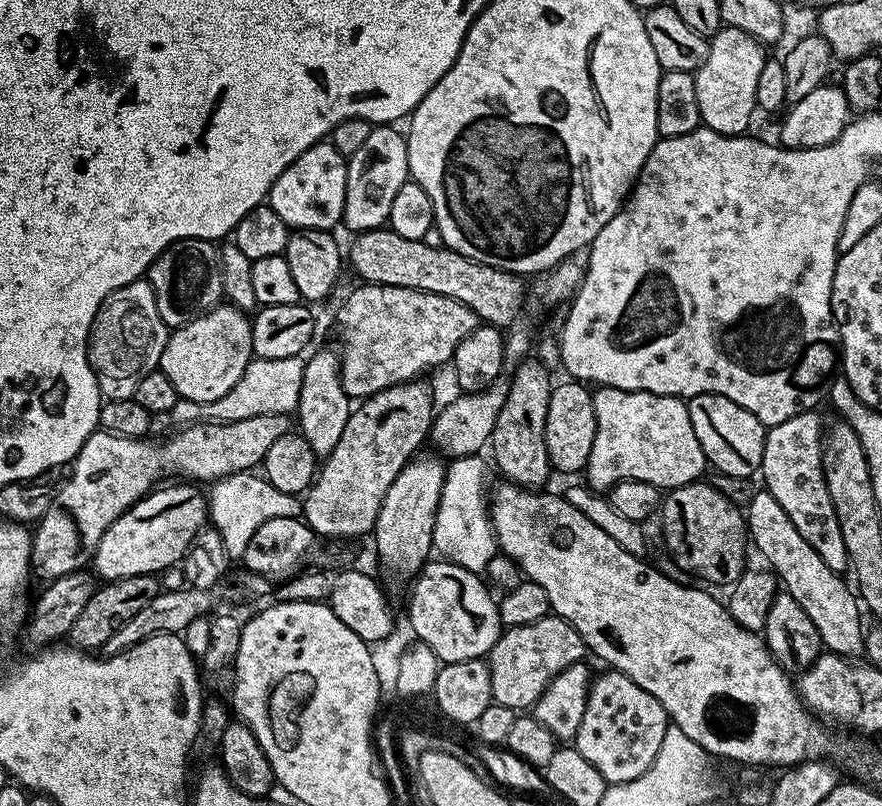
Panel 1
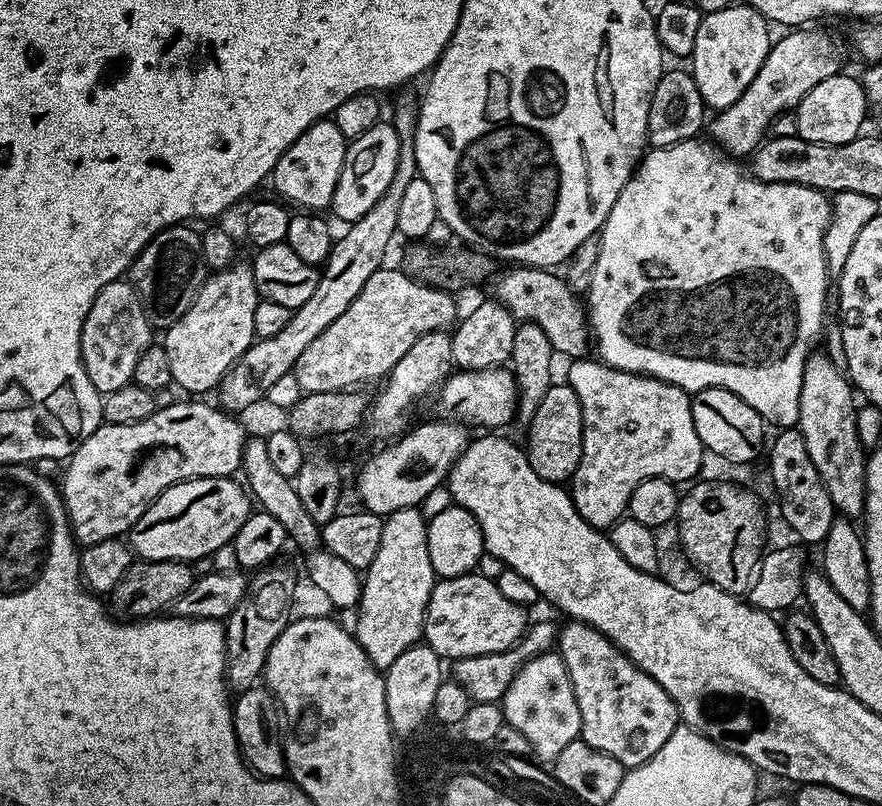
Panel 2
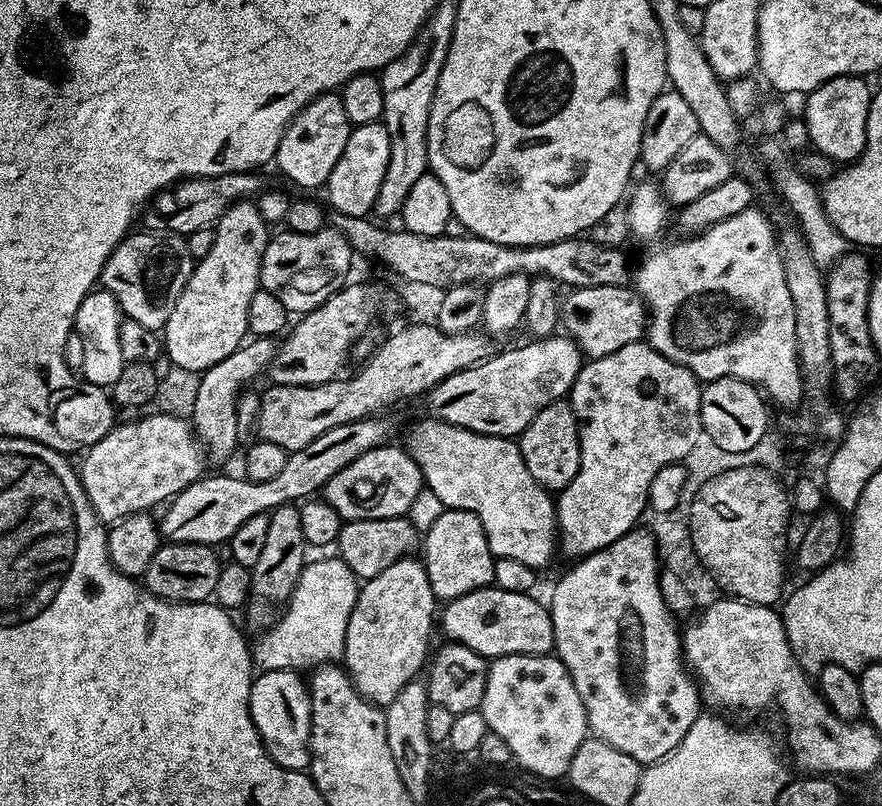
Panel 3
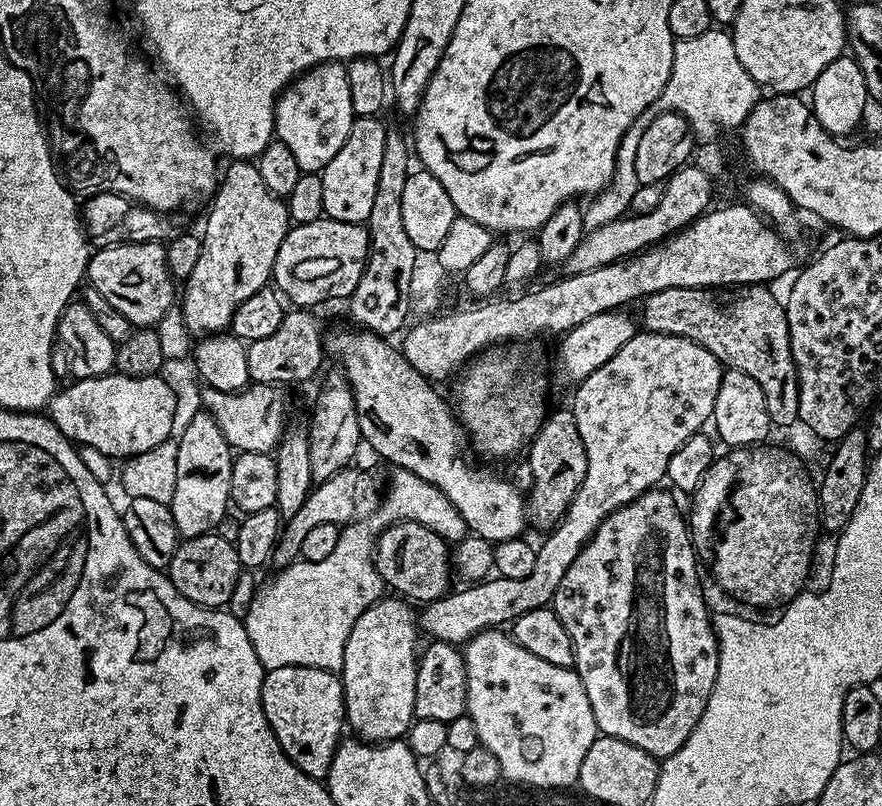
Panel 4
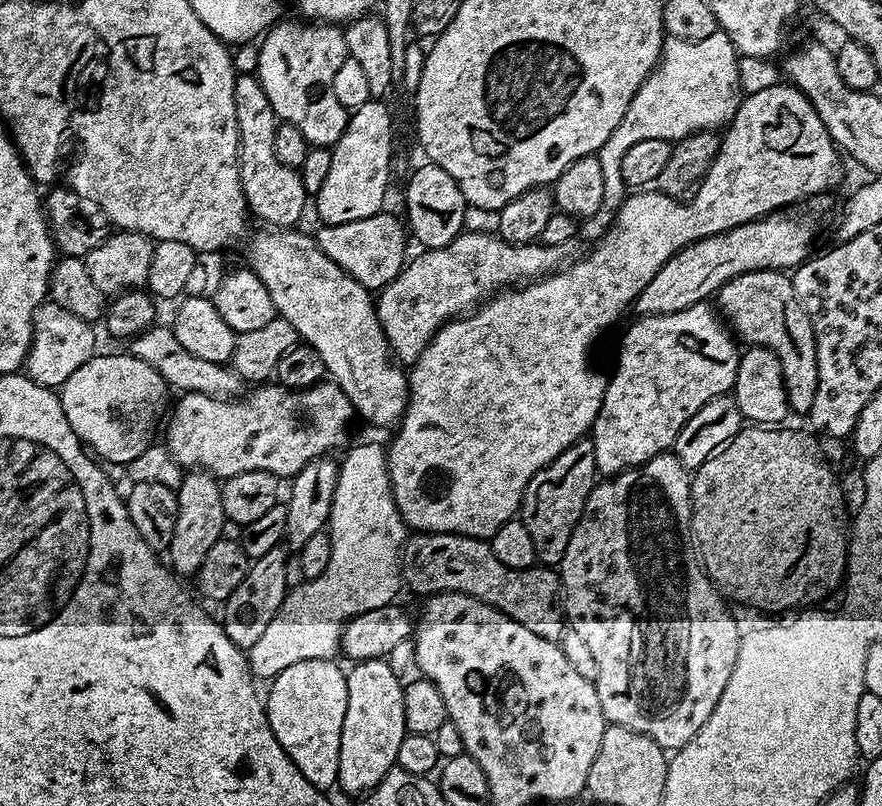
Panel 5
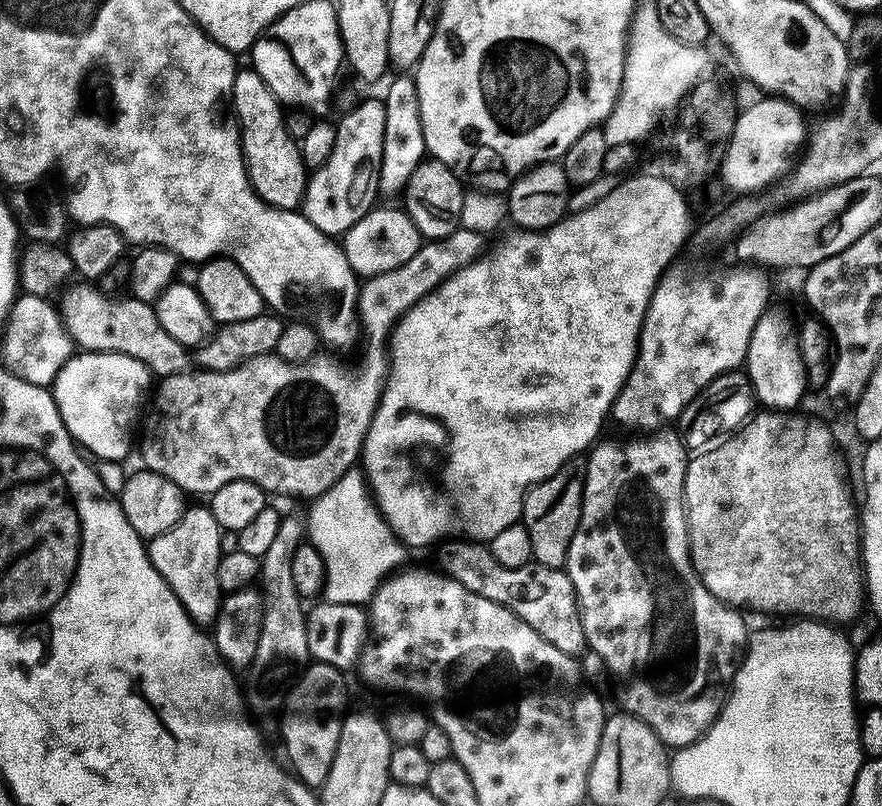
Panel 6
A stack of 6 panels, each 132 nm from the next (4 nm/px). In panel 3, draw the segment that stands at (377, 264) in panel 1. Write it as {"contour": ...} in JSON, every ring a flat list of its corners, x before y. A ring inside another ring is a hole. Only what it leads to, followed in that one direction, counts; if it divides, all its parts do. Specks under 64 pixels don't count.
{"contour":[[615,284,614,286,590,286,589,288,571,289,563,297,560,306,560,324,563,331,571,336,573,342,580,347,585,357,597,360,606,354,614,354,614,350,622,350,622,346,643,341,648,326,648,309,644,297,637,294,635,287]]}

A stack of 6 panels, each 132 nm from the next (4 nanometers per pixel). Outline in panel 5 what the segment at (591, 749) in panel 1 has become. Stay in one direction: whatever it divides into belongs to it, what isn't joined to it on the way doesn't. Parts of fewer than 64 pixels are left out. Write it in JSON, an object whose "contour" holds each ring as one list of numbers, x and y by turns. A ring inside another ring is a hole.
{"contour":[[671,451,661,452,659,456,650,458,644,464,625,468,611,478,604,478,588,495,582,518,570,538,570,546,566,546,566,554,558,566,558,575,562,585,564,598,564,614,571,631,586,642,586,646,594,653,594,662,598,666,595,678,598,690,598,702,602,702,602,714,608,724,626,726,635,732,649,736,658,746,665,750,675,750,686,746,698,730,714,714,714,706,718,706,718,698,722,698,722,690,726,690,726,682,730,682,730,674,734,670,734,662,738,658,740,649,740,634,734,618,715,584,708,579,697,553,694,551,693,541,690,539,690,525,692,523,692,481,689,469,682,466,682,462]]}

